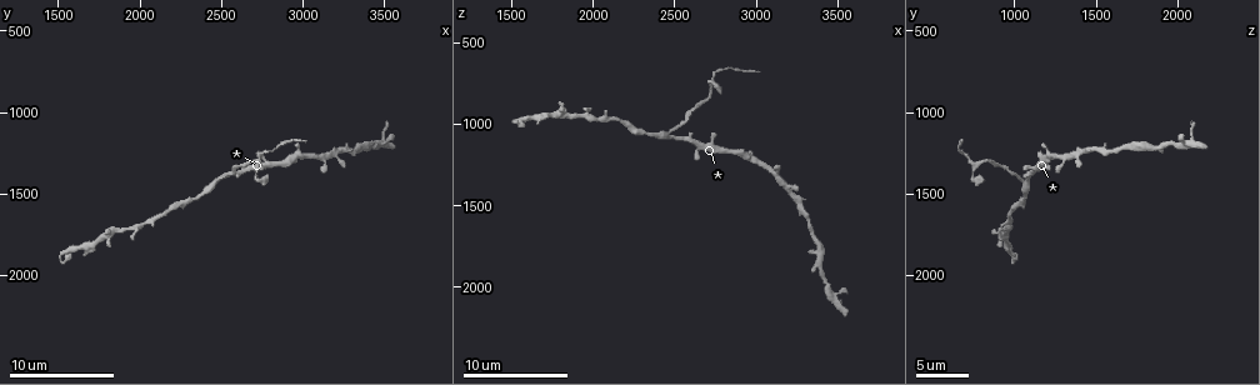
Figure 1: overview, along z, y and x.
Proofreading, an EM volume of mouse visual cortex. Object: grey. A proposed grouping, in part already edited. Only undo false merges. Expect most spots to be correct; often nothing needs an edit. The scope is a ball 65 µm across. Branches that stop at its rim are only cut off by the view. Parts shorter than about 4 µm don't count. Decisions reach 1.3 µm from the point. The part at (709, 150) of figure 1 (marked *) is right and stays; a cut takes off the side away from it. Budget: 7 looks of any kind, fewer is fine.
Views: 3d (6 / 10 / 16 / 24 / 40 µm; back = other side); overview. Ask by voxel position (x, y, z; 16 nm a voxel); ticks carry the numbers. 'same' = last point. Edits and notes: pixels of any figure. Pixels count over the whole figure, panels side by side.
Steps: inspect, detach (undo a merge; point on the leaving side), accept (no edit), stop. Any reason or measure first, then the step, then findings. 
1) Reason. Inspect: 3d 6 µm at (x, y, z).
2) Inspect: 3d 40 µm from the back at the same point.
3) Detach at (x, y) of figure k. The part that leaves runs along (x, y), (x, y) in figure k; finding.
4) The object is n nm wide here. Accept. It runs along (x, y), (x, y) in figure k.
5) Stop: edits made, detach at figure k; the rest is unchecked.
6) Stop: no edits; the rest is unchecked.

Inspect: 3d 10 µm at (2200, 1580, 980).

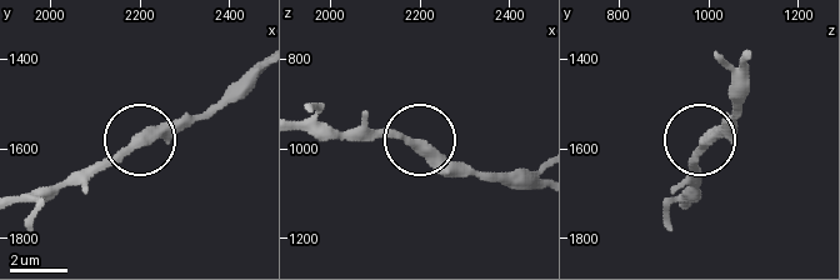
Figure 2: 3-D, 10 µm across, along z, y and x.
Accept. It runs along (536, 185), (508, 185), (450, 166), (421, 145), (366, 123) in figure 2; all the same cell.

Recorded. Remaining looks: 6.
Three arms meet. Inspect: 3d 10 µm at (2480, 1400, 1040).

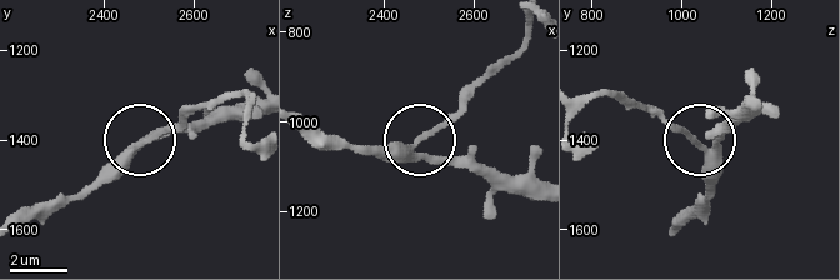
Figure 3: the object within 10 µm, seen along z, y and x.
The object is 250 nm wide here. Detach at (445, 128) of figure 3. A second cell is stuck on.

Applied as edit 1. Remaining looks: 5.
See it whole again. Inspect: overview.

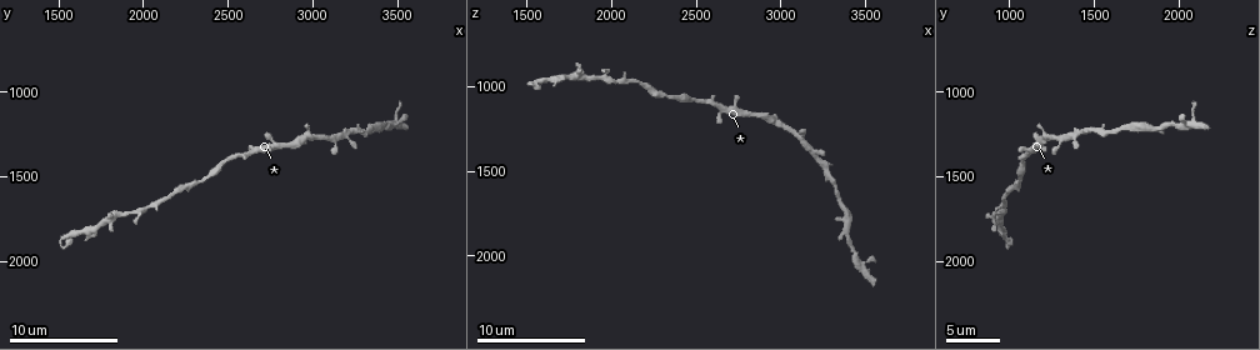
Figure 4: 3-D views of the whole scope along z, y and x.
Thick turns thin. Inspect: 3d 10 µm at (3340, 1220, 1680).

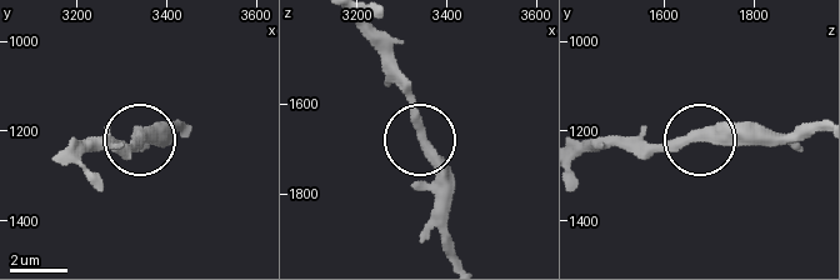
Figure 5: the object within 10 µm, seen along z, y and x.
Zoom in. Inspect: 3d 6 µm at (3345, 1215, 1685).

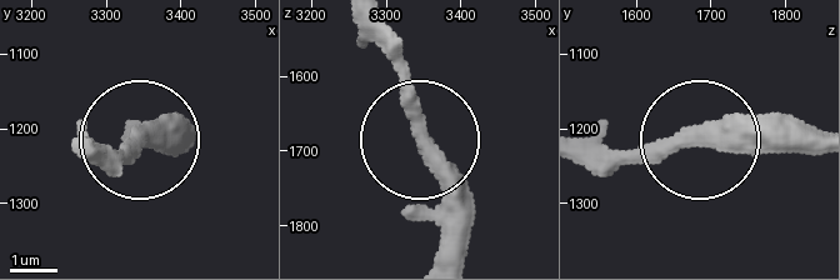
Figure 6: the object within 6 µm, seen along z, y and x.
Accept. It runs along (584, 160), (703, 135), (810, 135) in figure 6; one cell here.

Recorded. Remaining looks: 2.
Stop: edits made, detach at figure 3; the rest is unchecked.

